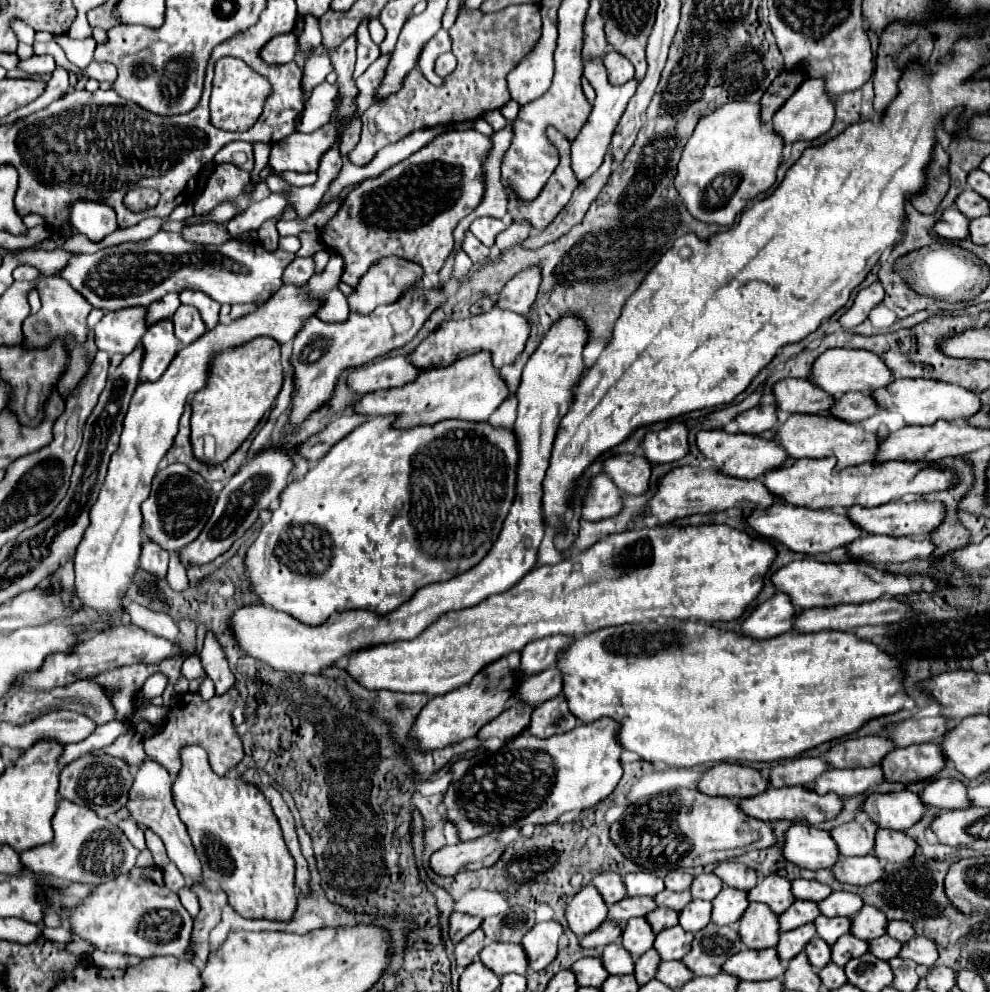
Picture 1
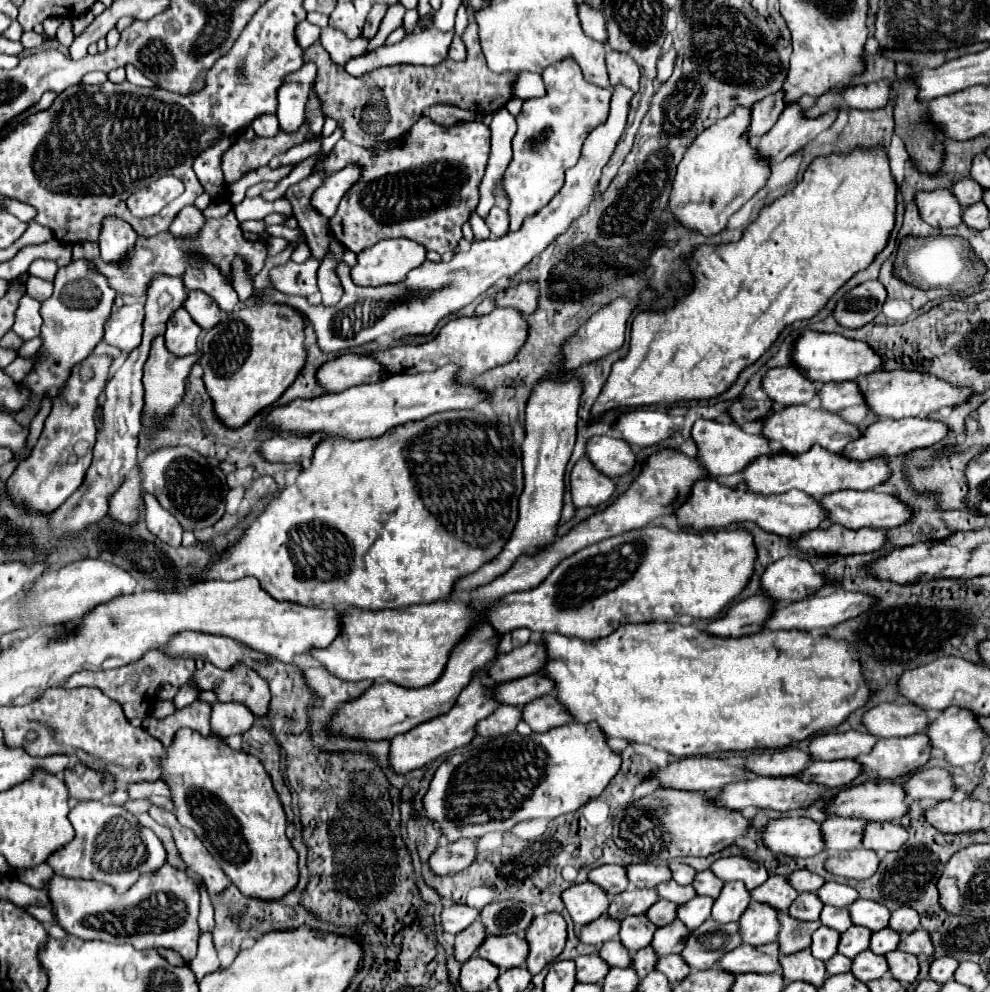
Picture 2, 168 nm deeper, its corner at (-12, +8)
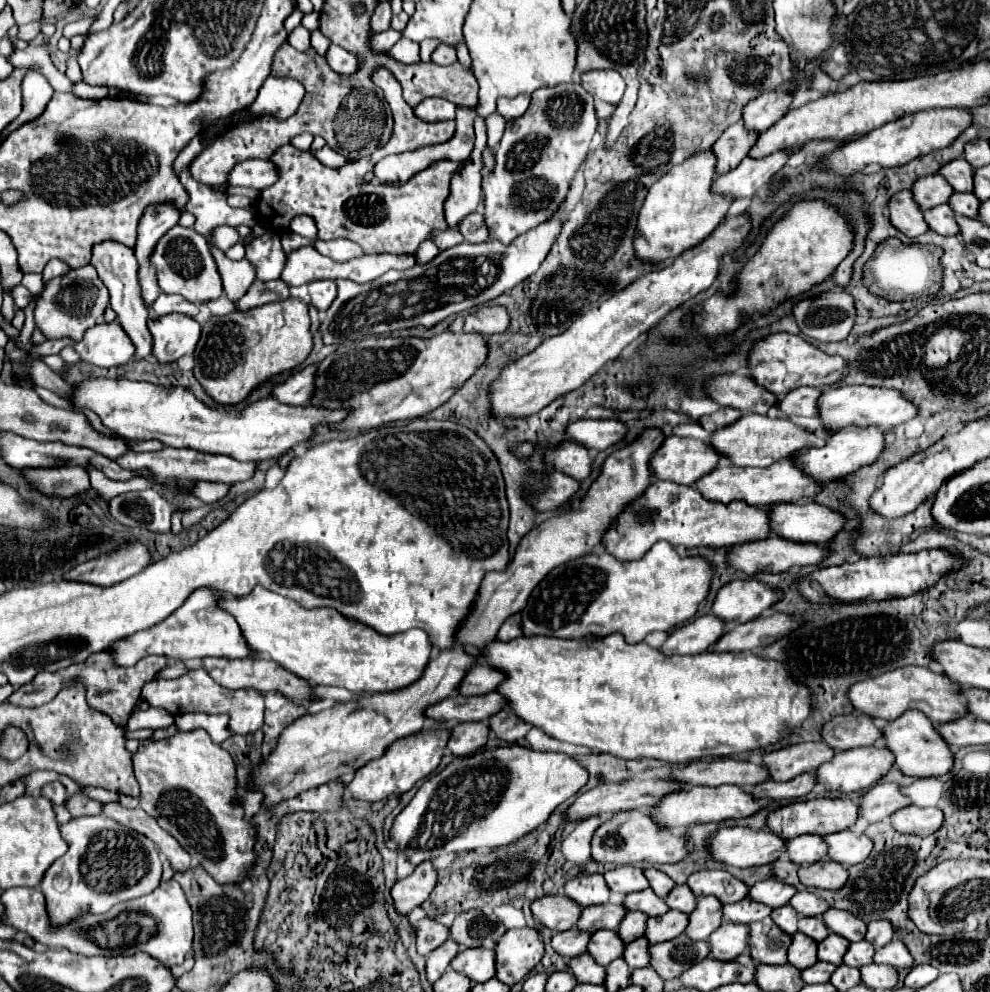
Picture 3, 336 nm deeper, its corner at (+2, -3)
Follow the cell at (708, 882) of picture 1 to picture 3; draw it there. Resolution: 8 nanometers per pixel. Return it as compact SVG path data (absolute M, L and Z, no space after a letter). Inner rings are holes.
M676 886L668 896L666 896L666 904L672 910L680 910L690 914L696 908L696 896L690 892L690 888L684 886Z

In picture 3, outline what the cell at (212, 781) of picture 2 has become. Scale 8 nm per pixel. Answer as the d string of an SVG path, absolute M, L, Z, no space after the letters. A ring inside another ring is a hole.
M196 728L190 732L176 732L162 740L142 740L138 750L132 754L132 762L142 790L140 806L146 814L156 818L156 822L186 848L196 864L206 868L206 872L212 872L214 880L220 884L238 884L246 870L254 866L254 828L244 820L242 804L236 804L236 776L230 754L222 746L214 744L206 730Z

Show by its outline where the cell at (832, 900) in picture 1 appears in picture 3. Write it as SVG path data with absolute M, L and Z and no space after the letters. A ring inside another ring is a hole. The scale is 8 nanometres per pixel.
M796 892L790 898L790 906L794 906L800 916L820 916L822 912L826 912L830 908L826 900L818 898L812 892Z

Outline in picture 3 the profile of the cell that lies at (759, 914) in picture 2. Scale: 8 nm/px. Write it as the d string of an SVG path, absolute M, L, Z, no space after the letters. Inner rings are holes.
M724 922L708 938L710 952L716 960L734 960L734 956L746 950L746 924Z

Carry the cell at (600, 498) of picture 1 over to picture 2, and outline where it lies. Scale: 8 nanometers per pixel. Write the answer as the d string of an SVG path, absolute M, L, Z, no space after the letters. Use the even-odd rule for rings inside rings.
M580 459L570 475L572 485L572 501L576 507L598 507L616 491L616 483L600 473L588 459Z

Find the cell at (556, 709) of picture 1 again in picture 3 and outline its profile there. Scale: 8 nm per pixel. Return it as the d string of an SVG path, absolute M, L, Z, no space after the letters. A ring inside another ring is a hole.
M502 708L500 712L492 714L490 720L488 720L488 726L490 730L500 738L500 740L506 740L506 742L518 742L526 736L526 732L532 728L528 726L526 722L518 720L510 710Z

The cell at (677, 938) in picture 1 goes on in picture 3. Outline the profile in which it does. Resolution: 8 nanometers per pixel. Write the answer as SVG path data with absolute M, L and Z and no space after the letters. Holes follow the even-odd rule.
M640 936L638 940L632 940L630 944L626 944L622 958L626 960L626 964L628 964L628 968L630 968L630 970L646 966L646 964L650 962L650 954L648 954L648 940Z

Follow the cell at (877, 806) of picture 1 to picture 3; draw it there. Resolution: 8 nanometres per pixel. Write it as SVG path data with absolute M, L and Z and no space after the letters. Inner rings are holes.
M820 798L820 800L800 800L800 802L792 802L786 806L780 806L776 810L772 810L766 818L766 826L770 832L774 832L776 836L790 840L802 834L818 834L818 836L826 836L832 832L840 832L850 828L854 822L858 820L858 806L852 800L846 798Z

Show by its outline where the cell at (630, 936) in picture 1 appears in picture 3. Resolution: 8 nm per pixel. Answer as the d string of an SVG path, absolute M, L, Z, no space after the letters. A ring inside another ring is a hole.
M600 930L600 932L594 932L590 936L590 942L588 942L588 948L586 952L600 964L600 966L606 966L610 964L614 958L620 958L622 956L622 940L618 940L618 934L616 932L610 932L610 930Z

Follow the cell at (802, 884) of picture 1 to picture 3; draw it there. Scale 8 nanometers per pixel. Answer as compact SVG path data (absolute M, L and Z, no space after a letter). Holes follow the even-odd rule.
M766 880L766 882L756 882L750 892L748 892L748 898L756 900L756 902L762 902L770 908L778 908L778 906L784 906L788 904L788 900L796 894L796 888L794 886L788 886L784 882L778 882L778 880Z

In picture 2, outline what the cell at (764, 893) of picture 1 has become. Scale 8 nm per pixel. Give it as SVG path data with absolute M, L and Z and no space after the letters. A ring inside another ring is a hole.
M772 875L768 877L768 881L764 881L764 885L752 889L750 895L754 901L762 901L762 903L772 905L778 911L786 911L798 897L798 891L792 889L788 877Z

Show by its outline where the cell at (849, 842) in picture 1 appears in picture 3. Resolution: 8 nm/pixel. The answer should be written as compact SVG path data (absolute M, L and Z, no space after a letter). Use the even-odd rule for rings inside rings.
M798 836L786 840L786 852L794 864L810 864L826 858L826 844L822 844L820 836Z

